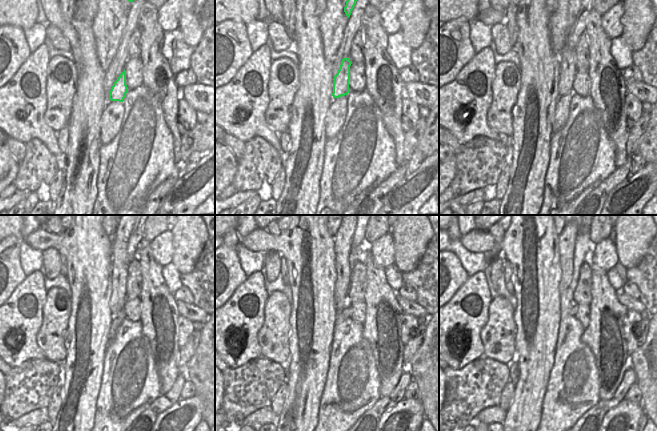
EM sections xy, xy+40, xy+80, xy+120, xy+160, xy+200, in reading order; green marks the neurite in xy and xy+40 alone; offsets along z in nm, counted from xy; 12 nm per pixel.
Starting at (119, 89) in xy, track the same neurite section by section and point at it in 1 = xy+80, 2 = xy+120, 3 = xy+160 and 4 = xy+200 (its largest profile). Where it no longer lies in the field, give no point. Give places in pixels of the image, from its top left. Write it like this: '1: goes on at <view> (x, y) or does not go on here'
1: goes on at xy+80 (567, 57)
2: goes on at xy+120 (120, 262)
3: goes on at xy+160 (343, 239)
4: goes on at xy+200 (567, 239)

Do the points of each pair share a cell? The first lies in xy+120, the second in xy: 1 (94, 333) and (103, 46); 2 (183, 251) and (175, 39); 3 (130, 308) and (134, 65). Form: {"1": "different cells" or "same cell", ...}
{"1": "different cells", "2": "different cells", "3": "same cell"}

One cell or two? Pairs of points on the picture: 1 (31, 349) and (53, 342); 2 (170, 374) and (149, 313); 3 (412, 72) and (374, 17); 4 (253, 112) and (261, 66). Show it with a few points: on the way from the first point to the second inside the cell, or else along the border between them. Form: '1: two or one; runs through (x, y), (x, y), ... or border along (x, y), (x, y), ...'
1: two; border along (41, 323), (36, 337), (36, 344), (45, 357)
2: one; runs through (167, 346), (167, 298), (162, 293), (158, 293)
3: two; border along (398, 70), (399, 76), (404, 83)
4: one; runs through (255, 101), (264, 90), (262, 77)

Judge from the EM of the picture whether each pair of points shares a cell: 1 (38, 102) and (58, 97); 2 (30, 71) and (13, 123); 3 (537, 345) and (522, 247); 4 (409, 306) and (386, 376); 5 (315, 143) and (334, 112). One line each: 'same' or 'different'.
1: different
2: same
3: same
4: different
5: different

